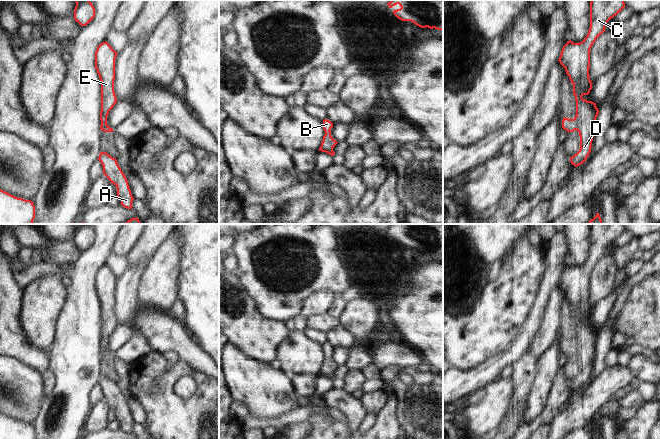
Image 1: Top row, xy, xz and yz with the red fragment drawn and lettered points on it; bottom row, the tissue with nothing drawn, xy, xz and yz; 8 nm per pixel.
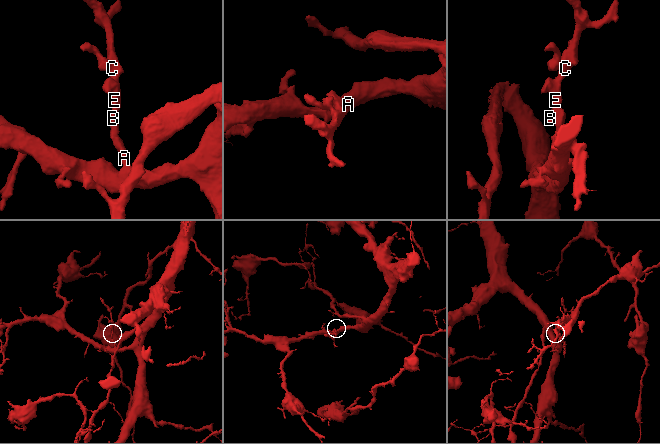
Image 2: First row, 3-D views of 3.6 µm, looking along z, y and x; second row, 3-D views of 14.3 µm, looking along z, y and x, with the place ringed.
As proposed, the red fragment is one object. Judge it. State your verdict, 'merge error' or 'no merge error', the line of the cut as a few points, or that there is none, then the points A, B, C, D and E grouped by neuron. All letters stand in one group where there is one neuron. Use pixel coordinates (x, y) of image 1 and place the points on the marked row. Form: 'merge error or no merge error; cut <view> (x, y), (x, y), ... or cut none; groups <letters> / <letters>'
no merge error; cut none; groups A B C D E

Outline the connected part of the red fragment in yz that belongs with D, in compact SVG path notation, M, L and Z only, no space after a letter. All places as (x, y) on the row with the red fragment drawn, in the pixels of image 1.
M591 0L590 28L587 36L580 43L567 41L558 60L573 84L576 100L576 116L573 119L564 117L562 120L564 130L579 132L580 149L570 157L570 162L575 167L583 164L591 152L595 122L599 113L596 103L582 98L590 93L593 84L589 77L590 49L596 39L605 32L608 21L624 7L624 0Z

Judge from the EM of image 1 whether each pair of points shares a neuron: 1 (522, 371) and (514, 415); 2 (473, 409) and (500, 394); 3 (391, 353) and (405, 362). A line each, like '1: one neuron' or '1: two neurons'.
1: one neuron
2: one neuron
3: one neuron

